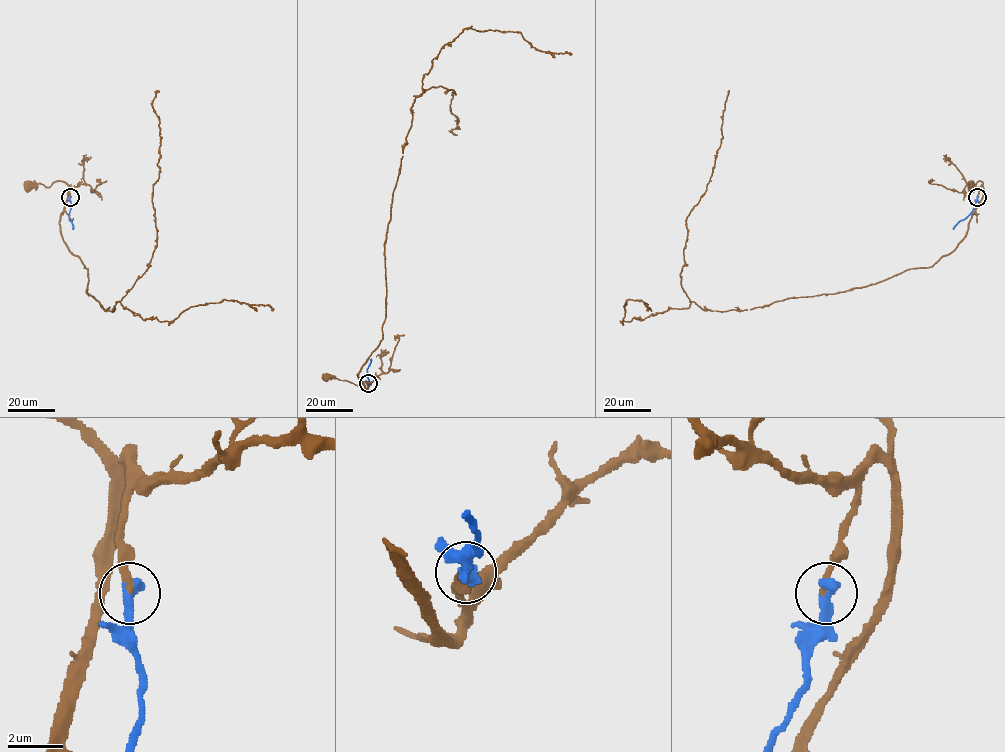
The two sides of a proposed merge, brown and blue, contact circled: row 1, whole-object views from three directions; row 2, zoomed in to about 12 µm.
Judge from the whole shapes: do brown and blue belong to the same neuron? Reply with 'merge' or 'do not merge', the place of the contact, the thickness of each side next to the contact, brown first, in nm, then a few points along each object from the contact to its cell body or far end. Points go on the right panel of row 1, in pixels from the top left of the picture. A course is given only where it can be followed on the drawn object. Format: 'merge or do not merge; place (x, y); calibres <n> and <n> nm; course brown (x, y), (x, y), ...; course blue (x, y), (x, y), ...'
merge; place (977, 197); calibres 240 and 440 nm; course brown (977, 197), (983, 183), (978, 181), (975, 187), (970, 185); course blue (977, 197), (972, 211), (953, 229)

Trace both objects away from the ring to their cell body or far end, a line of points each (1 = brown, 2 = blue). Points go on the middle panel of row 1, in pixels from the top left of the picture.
1: (368, 383), (364, 389), (347, 381), (325, 376)
2: (368, 383), (371, 359)

